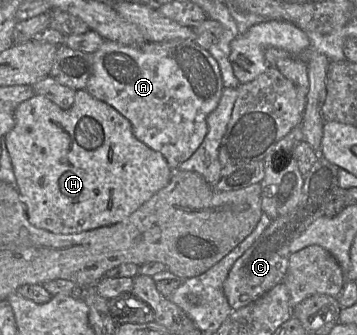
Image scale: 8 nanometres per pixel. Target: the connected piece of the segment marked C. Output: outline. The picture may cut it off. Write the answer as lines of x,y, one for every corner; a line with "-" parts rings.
319,155
315,164
305,175
298,205
288,214
273,220
252,246
235,261
223,283
224,294
233,310
255,301
283,281
289,265
290,244
316,219
324,216
332,194
339,188
338,171
337,165

